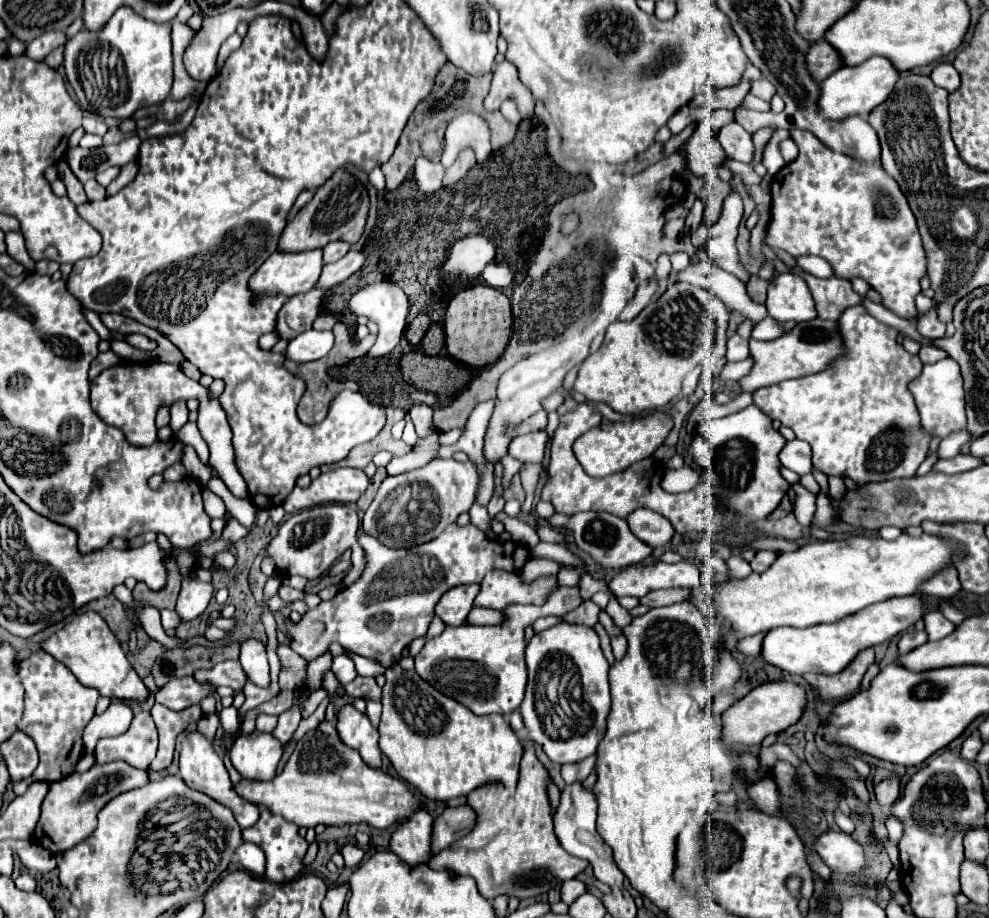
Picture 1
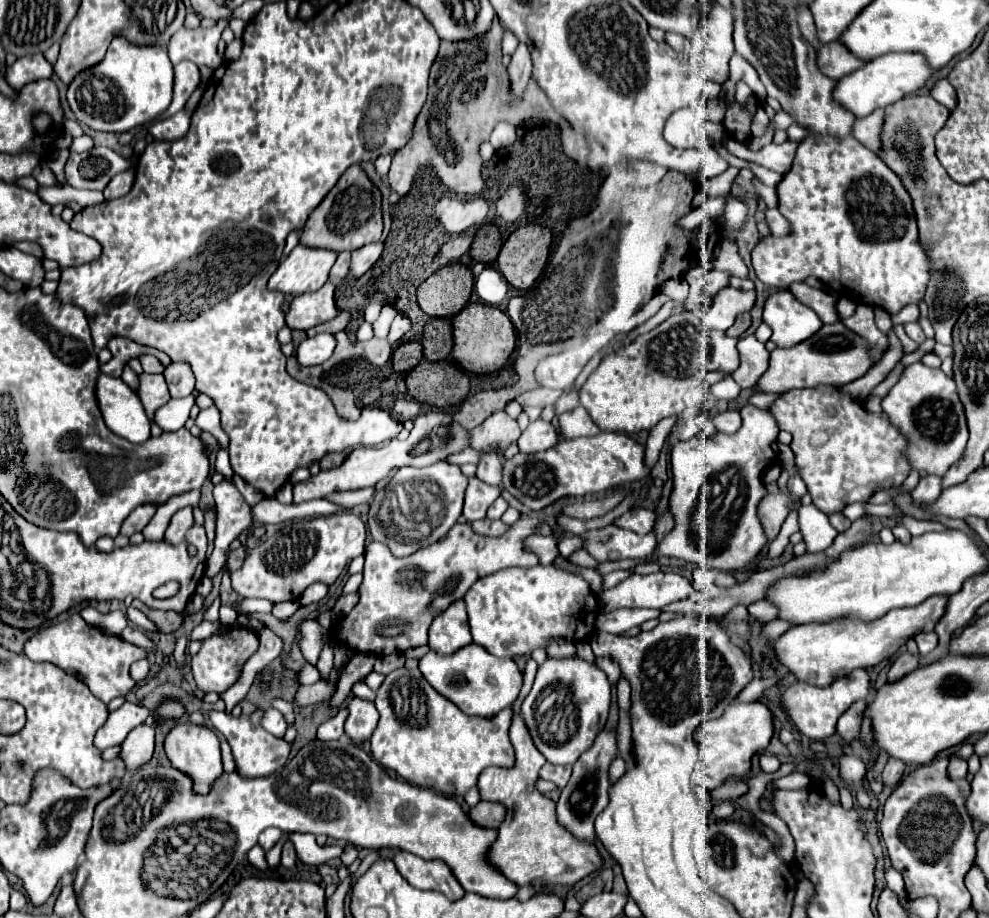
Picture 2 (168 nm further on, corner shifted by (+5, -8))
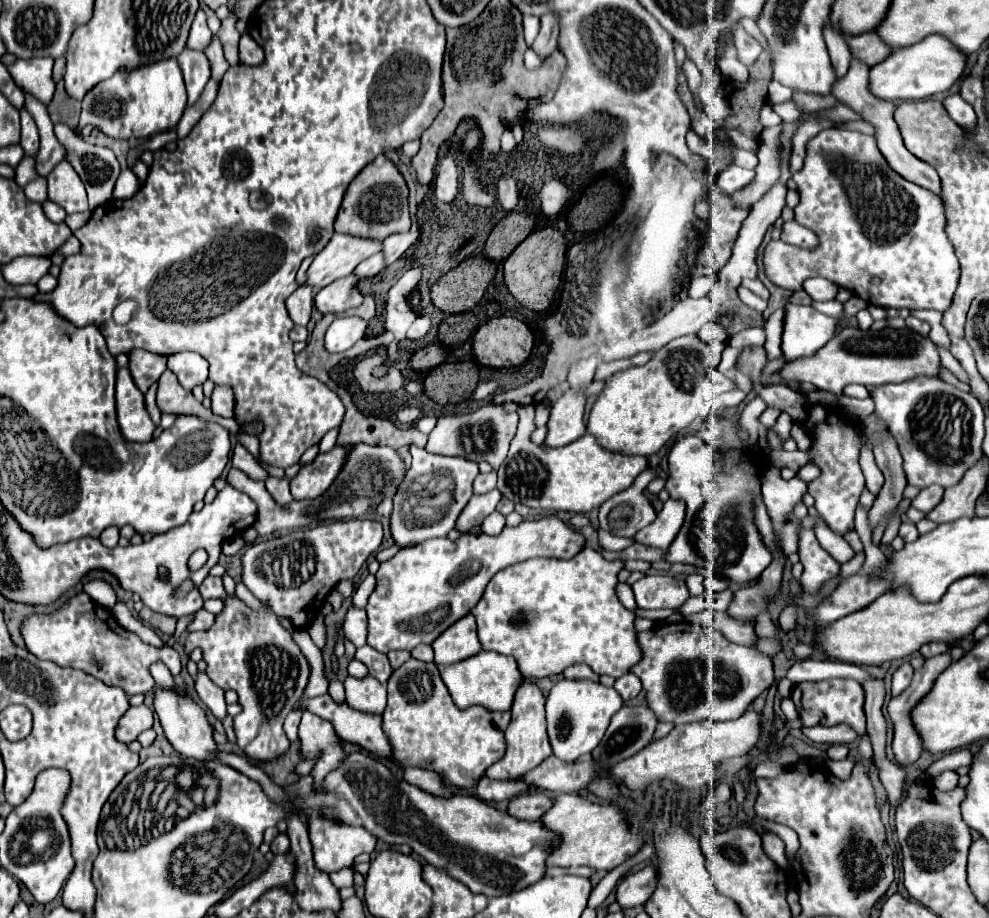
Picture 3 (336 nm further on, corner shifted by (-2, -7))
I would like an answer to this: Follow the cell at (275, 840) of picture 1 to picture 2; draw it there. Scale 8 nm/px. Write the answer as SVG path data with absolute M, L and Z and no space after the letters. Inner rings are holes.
M265 829L261 835L259 835L259 845L265 849L265 851L269 851L279 839L281 839L281 831L279 829Z

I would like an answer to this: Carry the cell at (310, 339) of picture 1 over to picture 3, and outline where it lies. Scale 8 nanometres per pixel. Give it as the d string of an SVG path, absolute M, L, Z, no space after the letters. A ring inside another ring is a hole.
M348 316L348 318L334 320L326 332L326 350L344 352L352 348L360 338L364 338L366 328L368 328L368 320L360 316Z

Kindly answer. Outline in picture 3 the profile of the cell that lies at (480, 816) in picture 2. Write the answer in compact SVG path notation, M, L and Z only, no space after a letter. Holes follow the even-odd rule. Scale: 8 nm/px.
M530 792L514 798L508 806L508 812L522 820L538 820L552 808L552 798L542 792Z

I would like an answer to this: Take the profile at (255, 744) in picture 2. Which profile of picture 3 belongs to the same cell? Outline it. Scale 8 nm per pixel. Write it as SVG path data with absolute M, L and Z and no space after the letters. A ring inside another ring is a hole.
M206 576L200 586L202 596L220 598L224 610L216 614L212 628L204 632L188 634L184 642L186 654L194 648L202 650L204 662L208 664L208 678L222 690L236 690L242 712L234 716L234 732L240 750L260 762L270 762L288 750L290 742L282 730L284 718L302 698L310 676L310 664L294 642L292 632L286 630L272 608L264 602L262 612L248 608L238 596L228 596L222 578Z

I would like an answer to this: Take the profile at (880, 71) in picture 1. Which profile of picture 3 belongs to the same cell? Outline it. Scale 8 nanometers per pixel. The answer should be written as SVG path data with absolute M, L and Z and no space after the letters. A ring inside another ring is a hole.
M932 34L924 38L922 42L894 50L884 62L872 66L870 70L870 92L876 98L898 102L898 100L924 100L932 94L946 92L952 88L952 84L964 74L968 56L948 42L948 38L940 34Z

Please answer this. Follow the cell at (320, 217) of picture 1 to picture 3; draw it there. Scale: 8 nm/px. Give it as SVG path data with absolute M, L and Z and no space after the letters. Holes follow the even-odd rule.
M384 154L370 162L346 190L342 208L336 218L336 232L384 240L396 232L408 232L412 226L408 210L408 186L396 164Z

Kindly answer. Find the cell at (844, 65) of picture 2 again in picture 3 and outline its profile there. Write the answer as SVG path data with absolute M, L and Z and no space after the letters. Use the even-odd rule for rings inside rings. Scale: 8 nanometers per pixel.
M876 32L852 36L852 38L848 38L848 46L850 46L852 56L866 62L868 66L878 64L884 58L888 58L888 54L892 54L892 48L888 44L884 44Z

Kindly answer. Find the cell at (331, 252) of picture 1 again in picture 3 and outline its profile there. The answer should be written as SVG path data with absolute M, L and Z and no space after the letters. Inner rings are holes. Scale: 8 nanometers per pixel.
M380 252L376 254L376 256L364 260L354 272L356 272L356 276L360 276L360 278L368 278L368 276L376 276L376 274L378 274L380 270L384 270L384 268L386 268L386 260L383 253Z

